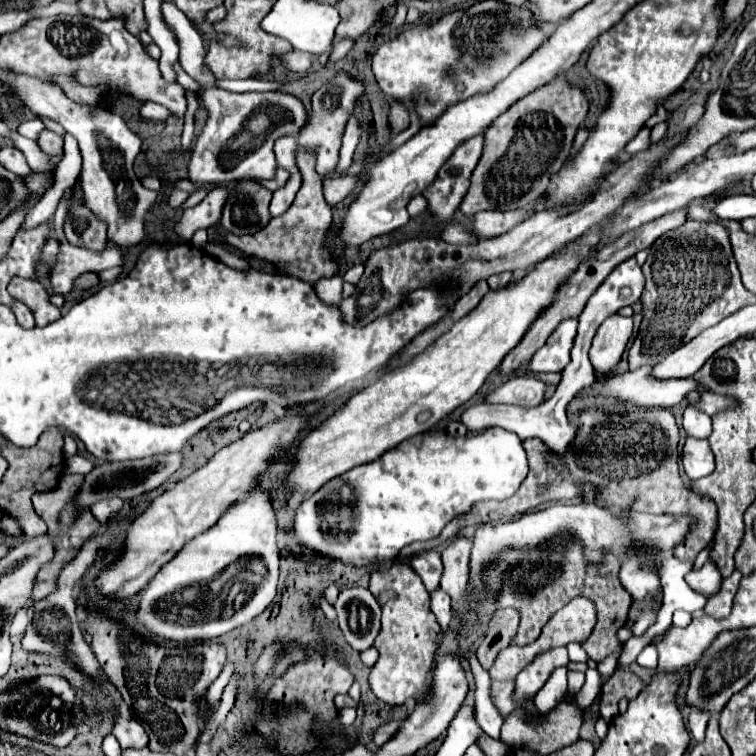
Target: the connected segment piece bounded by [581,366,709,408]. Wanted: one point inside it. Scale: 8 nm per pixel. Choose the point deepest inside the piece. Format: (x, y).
(637, 387)

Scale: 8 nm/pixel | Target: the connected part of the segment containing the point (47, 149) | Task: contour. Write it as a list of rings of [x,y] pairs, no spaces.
[[[43,130],[41,136],[37,138],[37,144],[39,144],[41,152],[45,152],[47,156],[59,156],[59,154],[63,154],[63,138],[57,136],[51,130]]]

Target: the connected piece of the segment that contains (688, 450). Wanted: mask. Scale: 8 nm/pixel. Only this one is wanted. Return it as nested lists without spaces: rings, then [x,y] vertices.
[[[687,438],[685,440],[685,446],[683,446],[683,468],[685,468],[685,474],[691,480],[703,478],[703,476],[713,472],[713,468],[715,468],[713,452],[711,452],[707,440],[695,440],[695,438]]]

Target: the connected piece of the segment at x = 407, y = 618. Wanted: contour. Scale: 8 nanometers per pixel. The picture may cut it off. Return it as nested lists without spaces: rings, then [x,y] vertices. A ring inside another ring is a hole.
[[[403,562],[373,572],[369,590],[383,608],[383,628],[373,644],[381,656],[369,676],[371,690],[379,700],[391,706],[403,704],[409,698],[417,700],[425,694],[431,680],[429,670],[439,642],[439,624],[431,612],[429,592],[423,588],[417,572]]]

